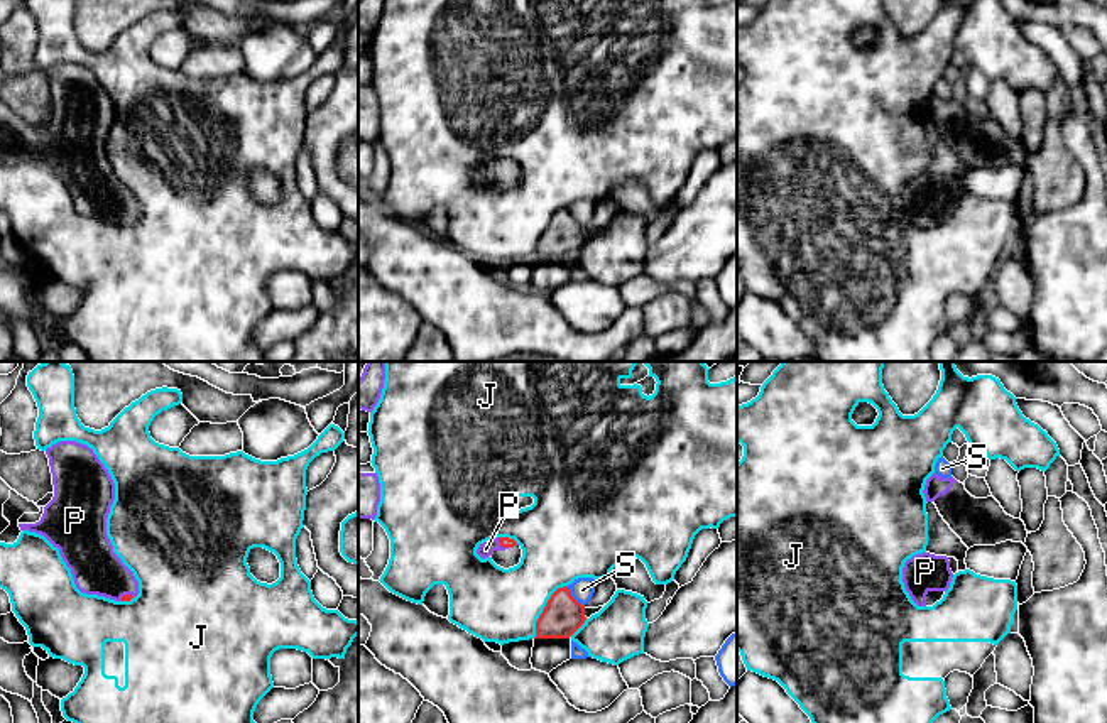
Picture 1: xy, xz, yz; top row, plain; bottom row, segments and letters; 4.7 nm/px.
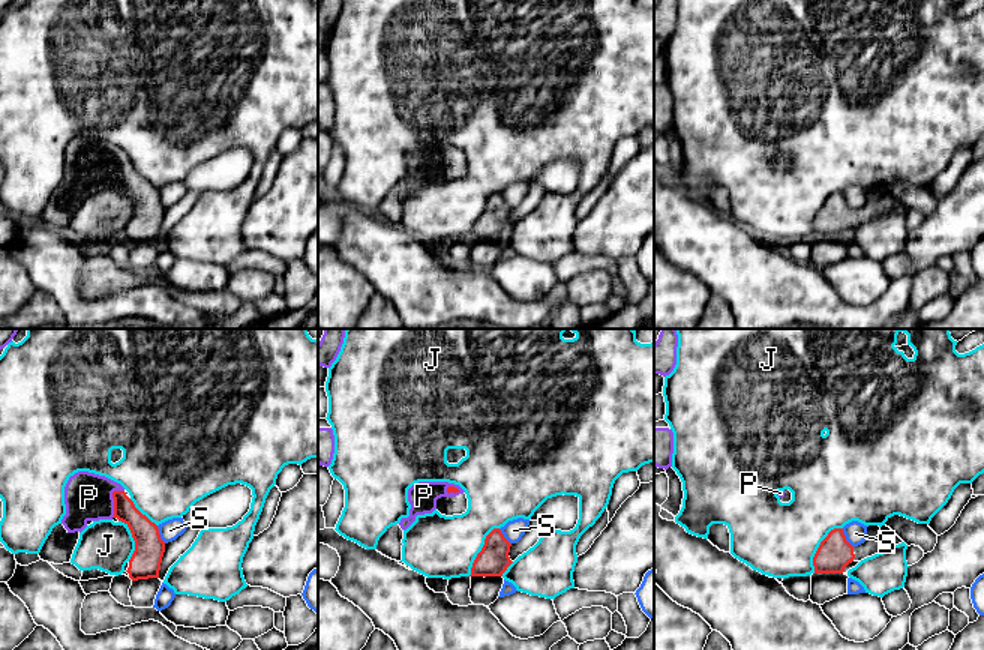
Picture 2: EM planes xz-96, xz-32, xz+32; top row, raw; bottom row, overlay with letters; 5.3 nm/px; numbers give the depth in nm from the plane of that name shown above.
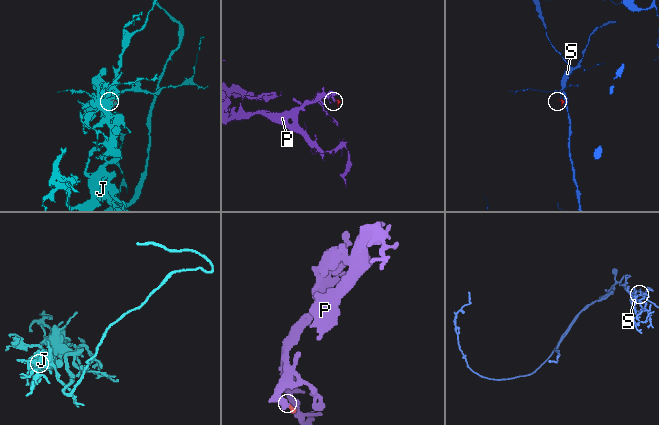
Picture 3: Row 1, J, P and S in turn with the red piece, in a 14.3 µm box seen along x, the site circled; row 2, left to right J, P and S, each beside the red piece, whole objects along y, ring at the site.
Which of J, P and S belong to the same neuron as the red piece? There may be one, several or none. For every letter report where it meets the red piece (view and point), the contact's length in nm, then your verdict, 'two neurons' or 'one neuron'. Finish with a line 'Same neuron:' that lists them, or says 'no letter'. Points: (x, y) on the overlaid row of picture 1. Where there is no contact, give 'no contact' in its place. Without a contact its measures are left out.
J: contact xz (545, 608); length 300 nm; two neurons
P: contact xy (127, 595); length 70 nm; one neuron
S: contact xz (572, 597); length 130 nm; two neurons
Same neuron: P

